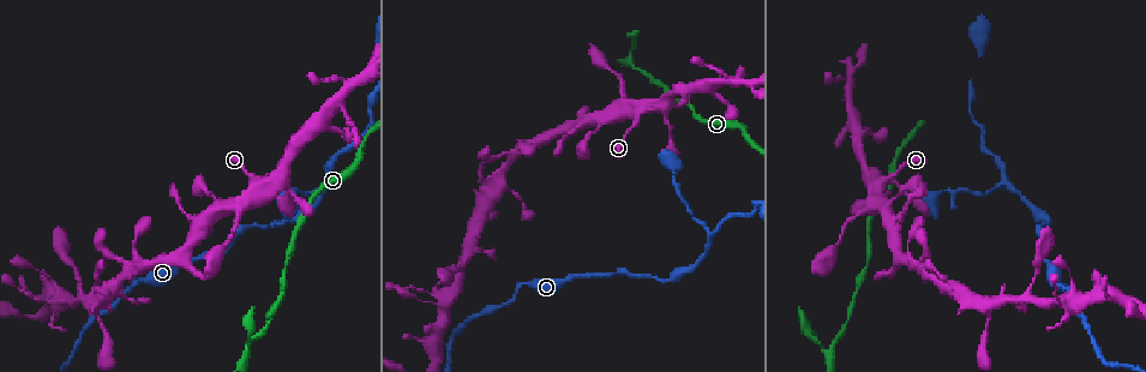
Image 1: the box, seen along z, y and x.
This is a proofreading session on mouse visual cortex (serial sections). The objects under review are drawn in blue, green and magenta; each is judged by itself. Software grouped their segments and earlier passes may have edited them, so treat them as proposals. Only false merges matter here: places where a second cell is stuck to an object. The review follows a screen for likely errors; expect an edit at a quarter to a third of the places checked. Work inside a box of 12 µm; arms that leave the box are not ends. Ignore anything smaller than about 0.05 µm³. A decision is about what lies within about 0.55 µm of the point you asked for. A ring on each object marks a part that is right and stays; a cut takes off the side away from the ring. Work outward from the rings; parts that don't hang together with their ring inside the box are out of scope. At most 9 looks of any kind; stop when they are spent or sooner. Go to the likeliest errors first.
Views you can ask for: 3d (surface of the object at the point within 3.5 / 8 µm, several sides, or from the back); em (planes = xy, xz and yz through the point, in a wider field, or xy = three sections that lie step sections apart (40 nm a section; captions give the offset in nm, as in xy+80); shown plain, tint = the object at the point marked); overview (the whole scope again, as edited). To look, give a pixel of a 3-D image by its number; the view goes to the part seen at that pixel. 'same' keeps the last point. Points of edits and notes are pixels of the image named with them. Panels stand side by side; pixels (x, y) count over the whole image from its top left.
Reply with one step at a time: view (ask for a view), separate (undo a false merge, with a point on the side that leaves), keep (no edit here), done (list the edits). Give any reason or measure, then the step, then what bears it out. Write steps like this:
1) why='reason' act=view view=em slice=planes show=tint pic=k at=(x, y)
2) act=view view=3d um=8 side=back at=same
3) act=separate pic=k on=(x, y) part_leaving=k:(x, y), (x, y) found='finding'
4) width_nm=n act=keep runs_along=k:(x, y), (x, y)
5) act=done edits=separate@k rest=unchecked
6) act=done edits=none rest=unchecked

why='abrupt turn' act=view view=em slice=xy step=5 show=tint pic=1 at=(246, 352)

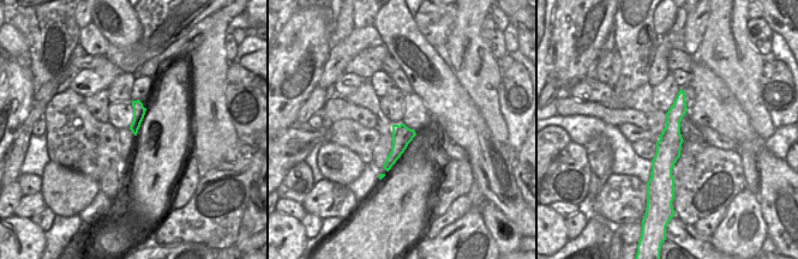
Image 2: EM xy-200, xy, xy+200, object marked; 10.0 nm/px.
act=view view=3d um=3.5 at=same

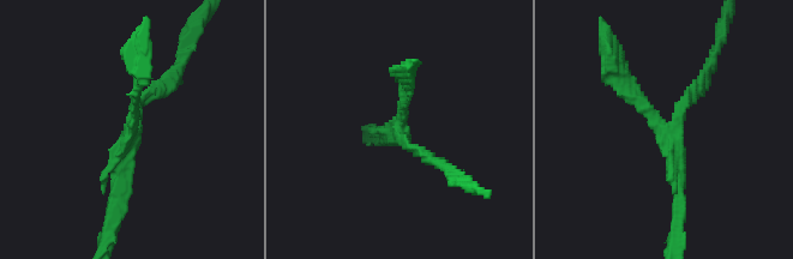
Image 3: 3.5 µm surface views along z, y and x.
width_nm=200 act=separate pic=3 on=(632, 94) part_leaving=3:(661, 122), (620, 86), (602, 35) found='two cells meet here'

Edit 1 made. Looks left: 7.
why='redraw' act=view view=overview

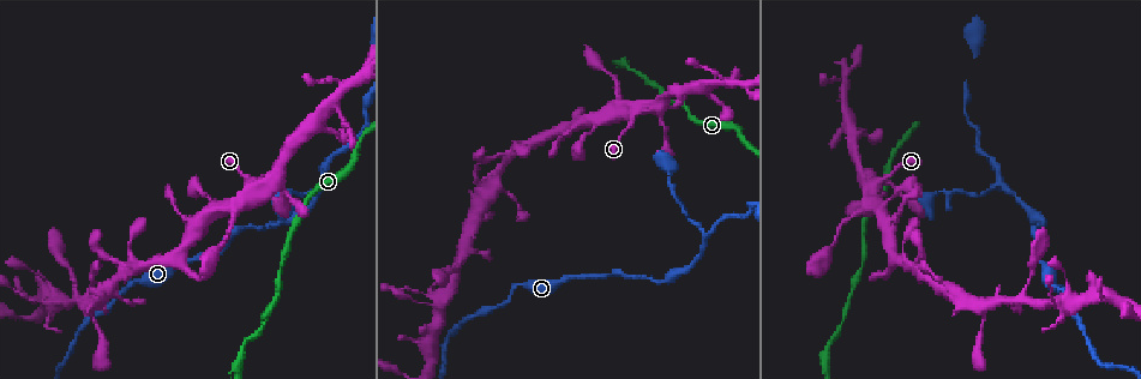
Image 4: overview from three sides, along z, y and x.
why='three-way junction' act=view view=3d um=8 pic=4 at=(704, 239)

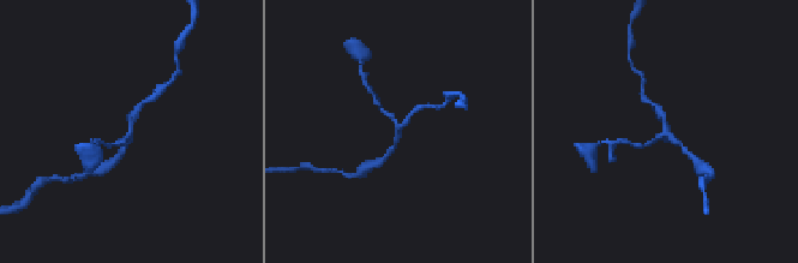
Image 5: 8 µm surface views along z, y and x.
why='zoom in' act=view view=3d um=3.5 pic=5 at=(669, 132)

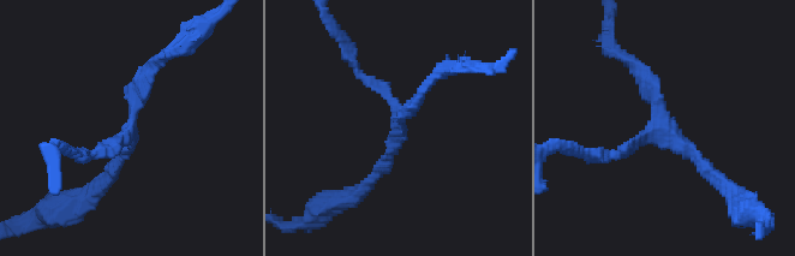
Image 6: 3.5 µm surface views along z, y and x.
act=view view=em slice=xy step=5 show=tint pic=6 at=(131, 129)

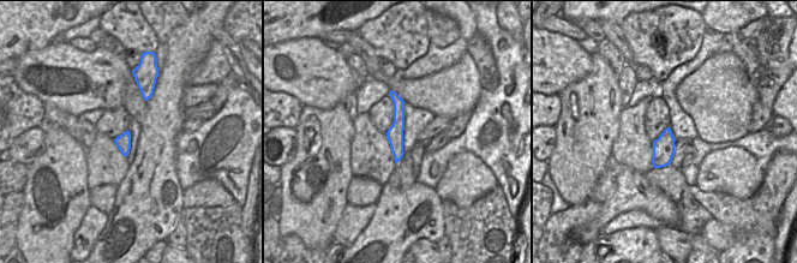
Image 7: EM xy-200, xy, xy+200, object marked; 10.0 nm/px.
act=keep runs_along=6:(721, 179), (668, 128), (613, 154) found='continuous, no second cell'

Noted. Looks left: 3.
act=view view=3d um=8 pic=4 at=(672, 174)

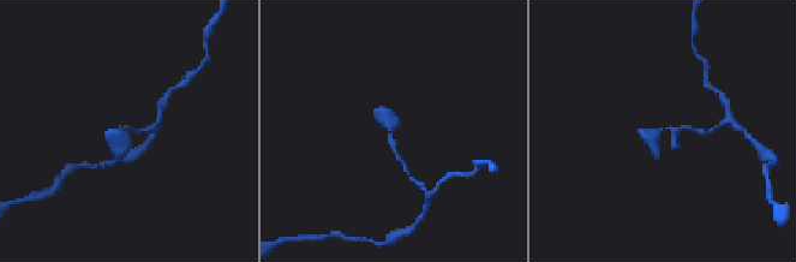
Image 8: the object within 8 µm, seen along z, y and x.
act=view view=3d um=3.5 pic=8 at=(663, 131)

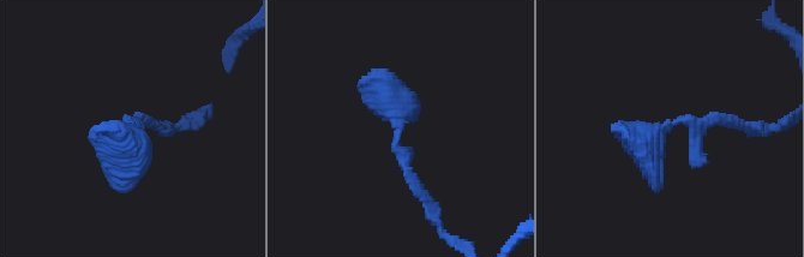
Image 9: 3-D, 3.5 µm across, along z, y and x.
act=view view=em slice=xy step=3 show=tint pic=9 at=(671, 125)

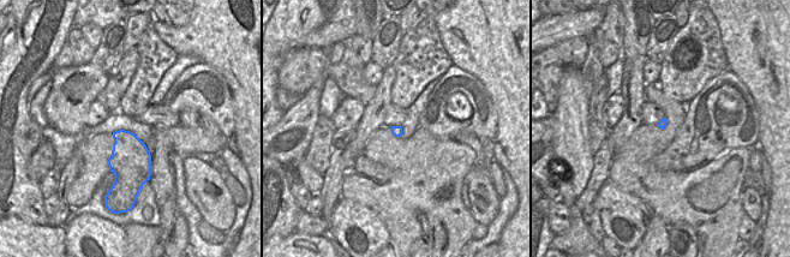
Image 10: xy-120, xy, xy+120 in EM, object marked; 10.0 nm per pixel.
act=keep runs_along=9:(421, 193), (389, 114) found='all the same cell'

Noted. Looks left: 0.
act=done edits=separate@3 rest=unchecked

